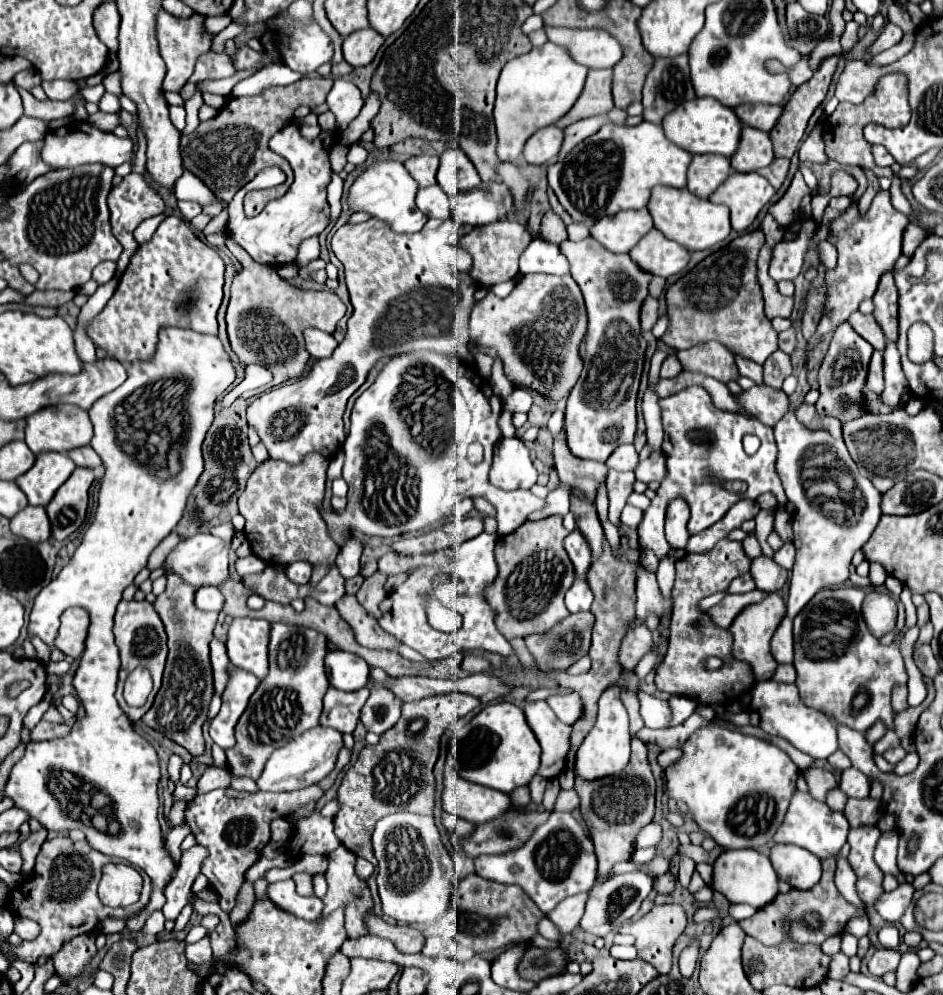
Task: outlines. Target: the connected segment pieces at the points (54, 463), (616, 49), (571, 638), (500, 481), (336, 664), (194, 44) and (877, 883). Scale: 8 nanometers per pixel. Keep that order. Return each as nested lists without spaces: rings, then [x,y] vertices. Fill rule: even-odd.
[[[43,452],[37,456],[33,468],[15,482],[25,492],[31,506],[47,506],[57,488],[73,474],[73,470],[75,464],[67,454]]]
[[[543,28],[547,38],[559,46],[567,46],[575,62],[587,68],[613,68],[623,50],[619,42],[605,30],[567,30],[567,28]]]
[[[579,612],[555,624],[549,632],[527,636],[525,644],[543,668],[569,668],[589,652],[593,614]]]
[[[503,438],[495,446],[489,478],[503,490],[531,488],[537,484],[537,470],[519,438]]]
[[[333,650],[325,656],[325,670],[329,676],[329,684],[337,690],[353,692],[369,682],[369,666],[363,658],[343,652],[343,650]]]
[[[165,10],[157,16],[157,40],[159,42],[160,55],[166,66],[166,75],[163,80],[163,90],[179,92],[187,78],[193,74],[197,58],[209,50],[211,36],[203,34],[203,16],[193,14],[191,18],[175,18],[169,16]]]
[[[859,826],[849,830],[849,862],[857,872],[857,890],[859,898],[867,906],[875,906],[881,894],[885,892],[881,882],[883,882],[883,872],[873,860],[873,850],[875,844],[881,836],[881,830],[877,826]]]

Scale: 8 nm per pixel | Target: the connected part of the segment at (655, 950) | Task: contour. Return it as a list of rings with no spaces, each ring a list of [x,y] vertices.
[[[655,904],[653,912],[645,914],[639,920],[631,920],[627,924],[623,924],[623,928],[619,930],[621,934],[631,934],[635,938],[635,948],[637,948],[637,956],[645,962],[649,962],[659,974],[667,974],[671,970],[671,948],[675,944],[675,940],[681,936],[681,932],[685,930],[687,924],[687,914],[679,904]]]

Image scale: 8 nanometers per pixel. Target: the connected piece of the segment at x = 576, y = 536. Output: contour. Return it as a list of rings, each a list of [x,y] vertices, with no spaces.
[[[573,530],[565,538],[565,550],[575,566],[575,576],[585,578],[585,574],[591,566],[591,550],[589,550],[589,544],[585,542],[585,538],[579,534],[579,530]]]

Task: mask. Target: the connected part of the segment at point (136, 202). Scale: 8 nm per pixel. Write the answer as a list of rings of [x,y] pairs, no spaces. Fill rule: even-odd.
[[[131,172],[129,176],[125,176],[125,178],[111,190],[111,194],[109,194],[109,198],[107,198],[107,204],[109,204],[109,210],[111,210],[113,234],[115,234],[115,238],[117,238],[117,240],[121,242],[121,246],[123,246],[123,254],[121,254],[121,258],[117,260],[117,270],[123,272],[123,270],[127,268],[131,256],[135,254],[137,246],[139,246],[137,240],[133,238],[135,228],[137,228],[143,220],[161,214],[163,208],[165,208],[165,204],[163,204],[163,200],[159,198],[159,194],[147,186],[147,182],[143,180],[143,176],[141,176],[141,174],[135,174],[135,172]]]

